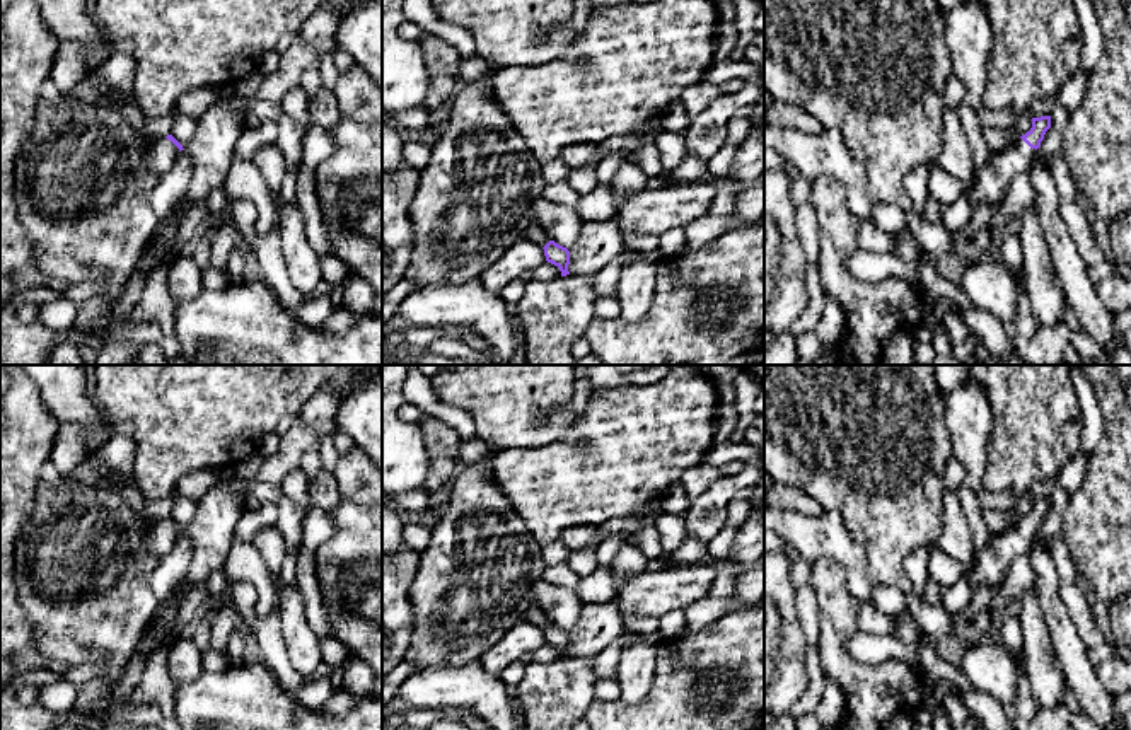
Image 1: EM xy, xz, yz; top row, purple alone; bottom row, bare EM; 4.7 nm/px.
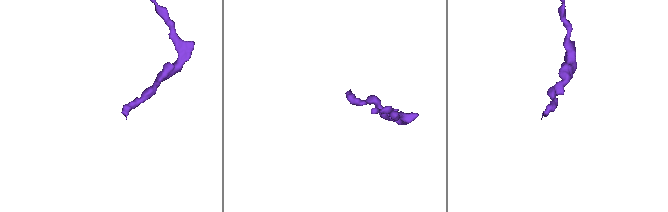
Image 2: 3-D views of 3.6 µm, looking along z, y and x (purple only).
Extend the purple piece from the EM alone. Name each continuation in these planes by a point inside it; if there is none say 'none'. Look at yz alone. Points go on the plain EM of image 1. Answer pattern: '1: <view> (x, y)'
1: yz (988, 567)

